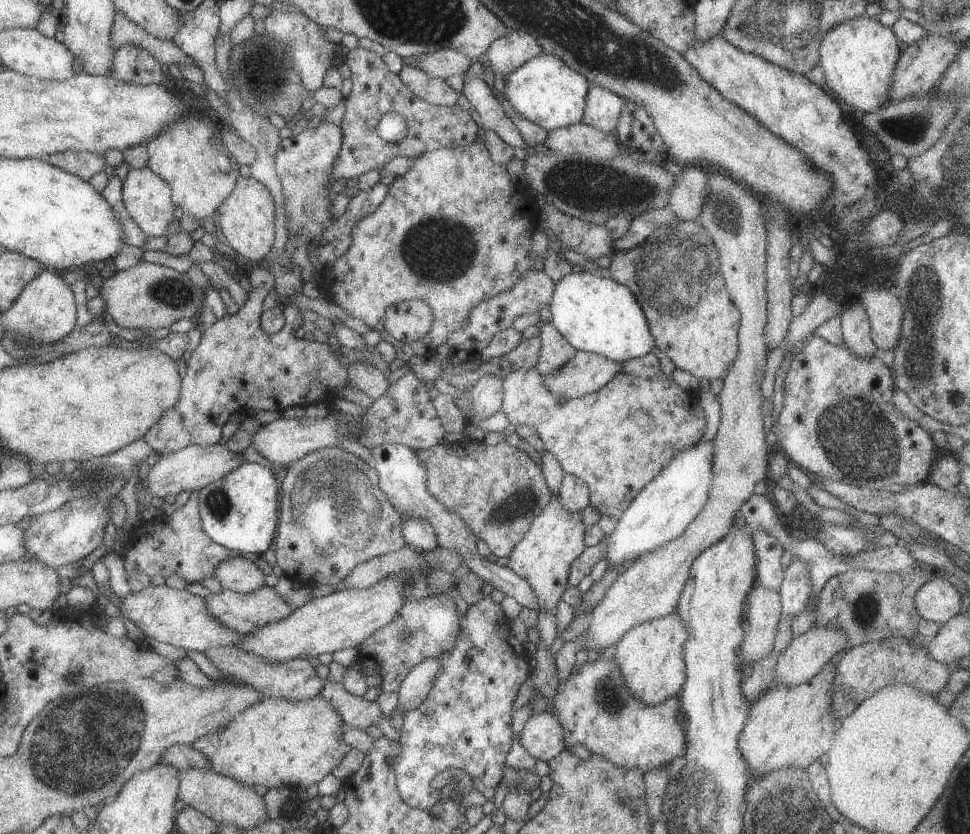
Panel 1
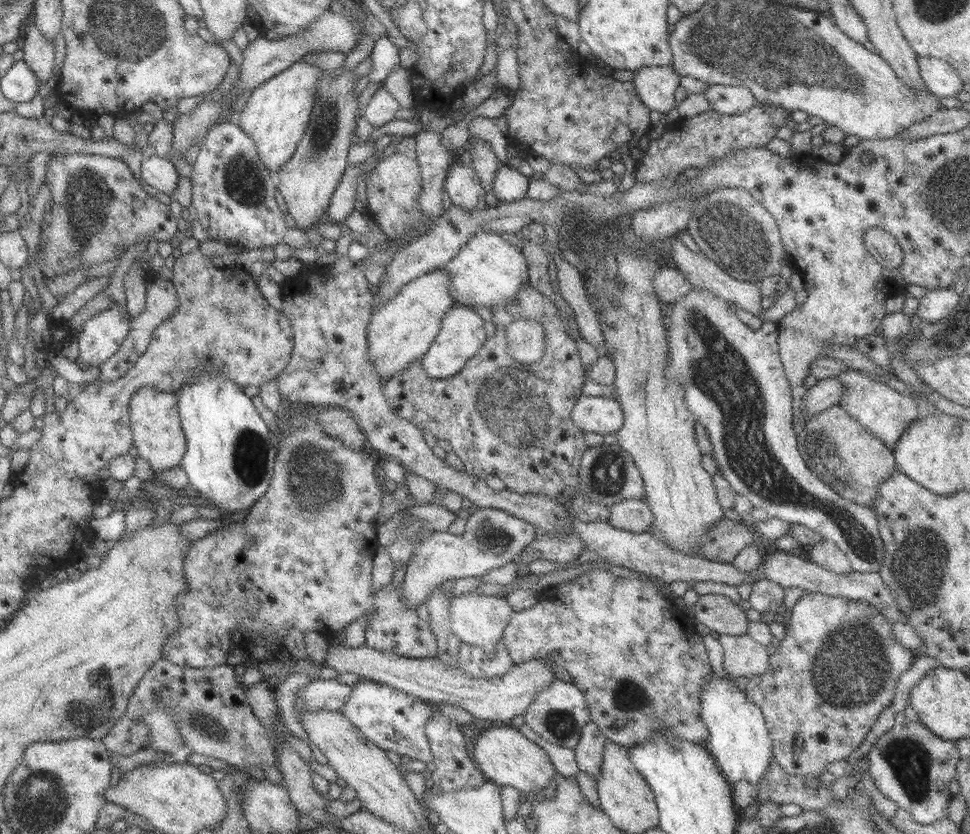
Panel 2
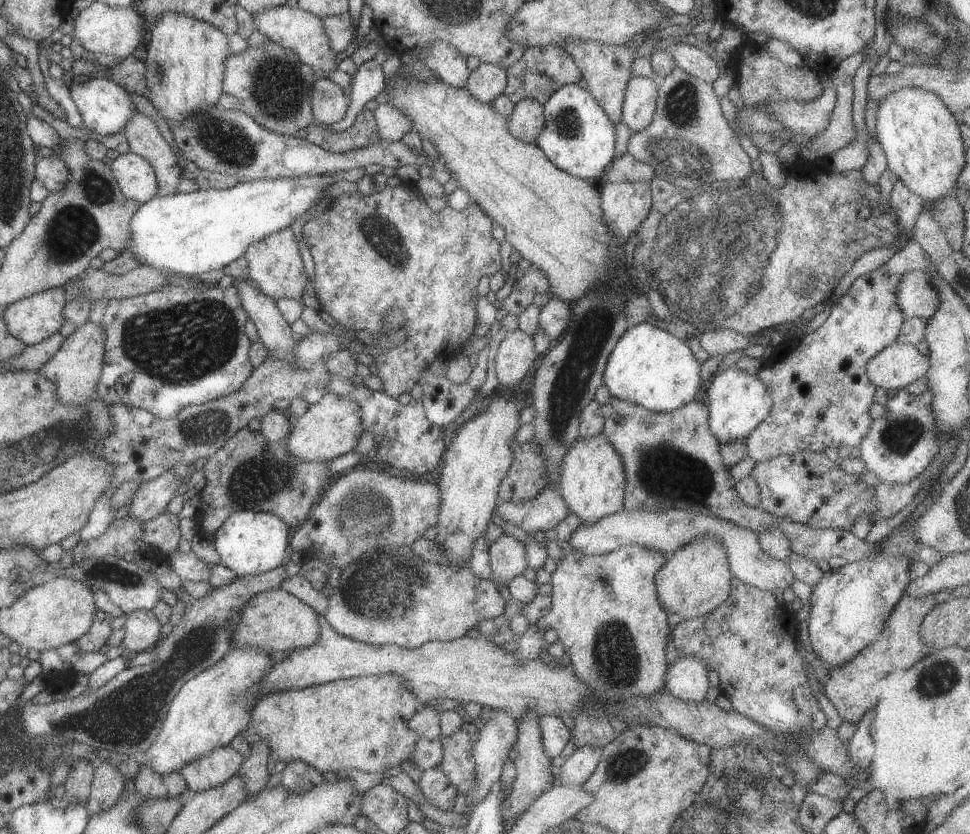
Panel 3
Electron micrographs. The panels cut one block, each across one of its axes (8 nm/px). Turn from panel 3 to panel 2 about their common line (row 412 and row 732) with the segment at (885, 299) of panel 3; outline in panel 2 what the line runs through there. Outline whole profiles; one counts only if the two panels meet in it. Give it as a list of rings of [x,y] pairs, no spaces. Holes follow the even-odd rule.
[[[812,592],[812,594],[804,594],[790,612],[792,612],[790,614],[790,624],[788,624],[787,631],[782,640],[780,640],[780,646],[777,649],[773,649],[773,652],[770,653],[767,671],[761,675],[751,677],[743,691],[763,712],[770,739],[772,739],[772,747],[774,747],[772,748],[773,759],[788,774],[794,776],[820,776],[826,771],[828,764],[846,759],[852,752],[858,750],[864,740],[866,740],[868,732],[872,730],[872,726],[874,726],[874,722],[876,722],[880,712],[892,705],[892,698],[896,686],[898,686],[900,675],[904,670],[908,670],[912,666],[912,651],[896,640],[889,620],[882,615],[882,612],[878,608],[874,608],[870,604]]]

